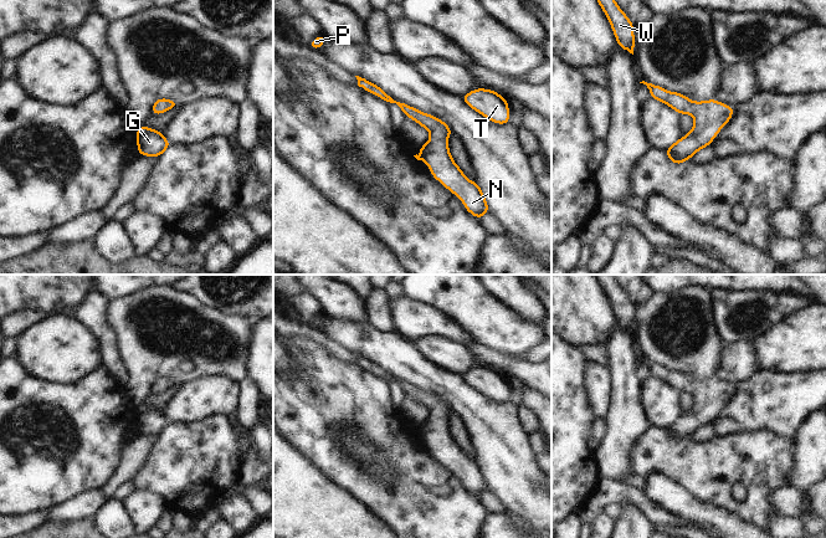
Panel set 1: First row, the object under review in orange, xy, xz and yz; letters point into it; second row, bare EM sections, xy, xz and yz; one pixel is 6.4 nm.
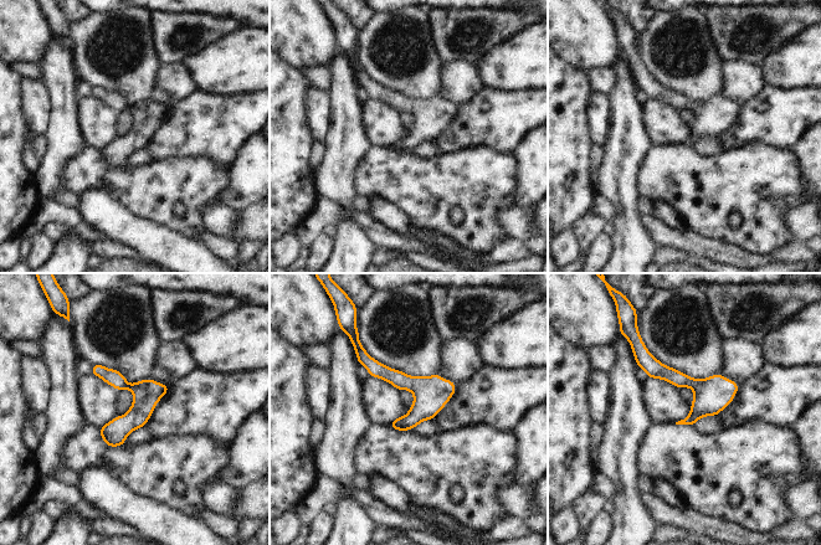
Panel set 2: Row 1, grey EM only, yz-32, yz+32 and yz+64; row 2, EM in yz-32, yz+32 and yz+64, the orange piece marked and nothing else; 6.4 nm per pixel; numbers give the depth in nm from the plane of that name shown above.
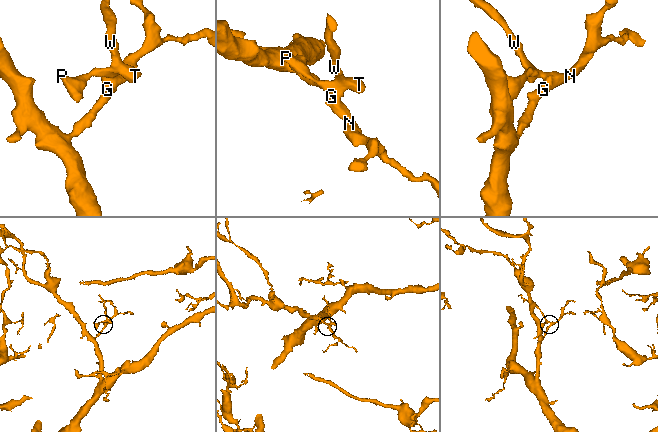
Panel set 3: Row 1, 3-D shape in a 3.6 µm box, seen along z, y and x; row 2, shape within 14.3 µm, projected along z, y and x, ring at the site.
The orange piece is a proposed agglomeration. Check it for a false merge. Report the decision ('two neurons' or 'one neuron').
one neuron

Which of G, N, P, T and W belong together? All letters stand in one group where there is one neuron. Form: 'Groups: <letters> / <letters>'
Groups: G N P T W

